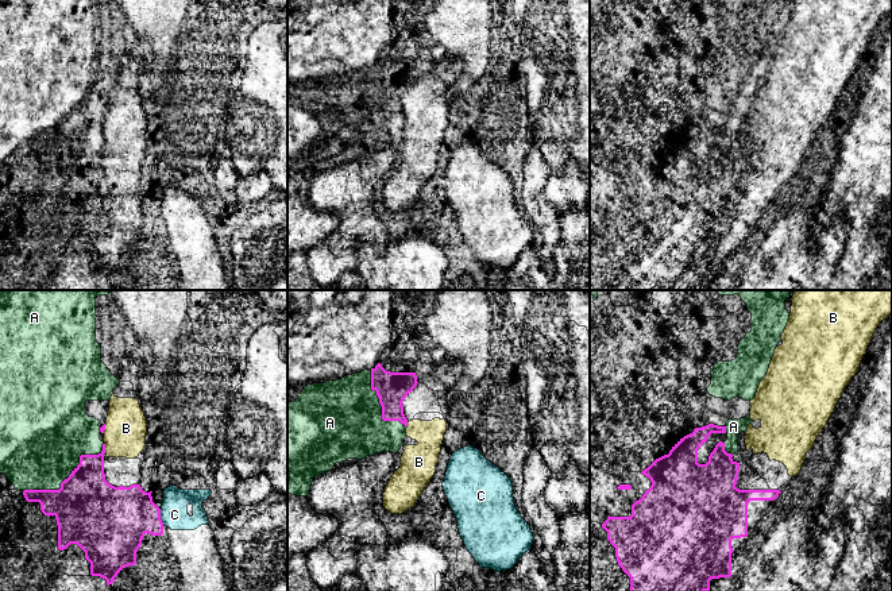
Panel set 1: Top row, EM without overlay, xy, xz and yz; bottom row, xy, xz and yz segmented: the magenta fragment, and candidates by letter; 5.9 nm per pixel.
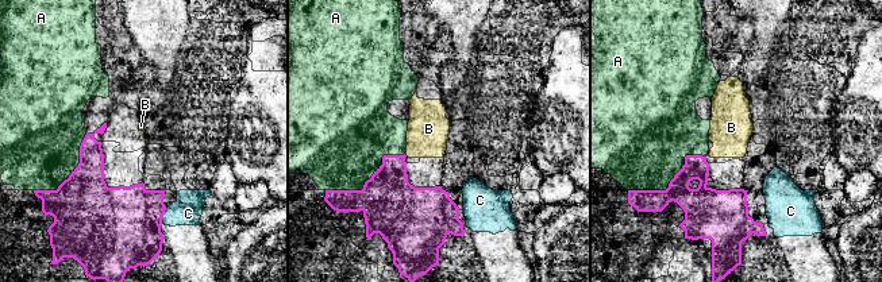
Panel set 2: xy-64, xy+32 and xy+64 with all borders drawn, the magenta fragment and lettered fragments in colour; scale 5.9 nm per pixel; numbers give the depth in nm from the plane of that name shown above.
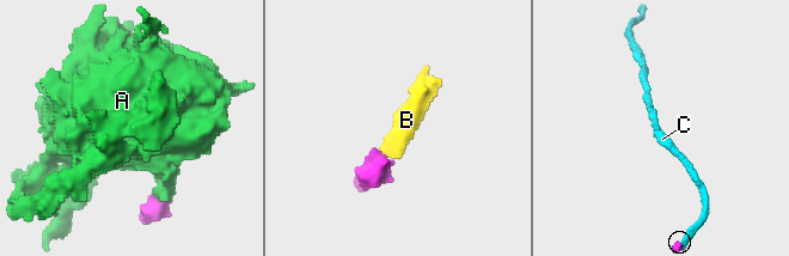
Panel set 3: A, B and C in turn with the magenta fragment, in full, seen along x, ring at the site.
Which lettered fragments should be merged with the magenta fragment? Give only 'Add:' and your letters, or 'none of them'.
Add: B

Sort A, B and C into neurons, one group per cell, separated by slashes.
A / B / C

